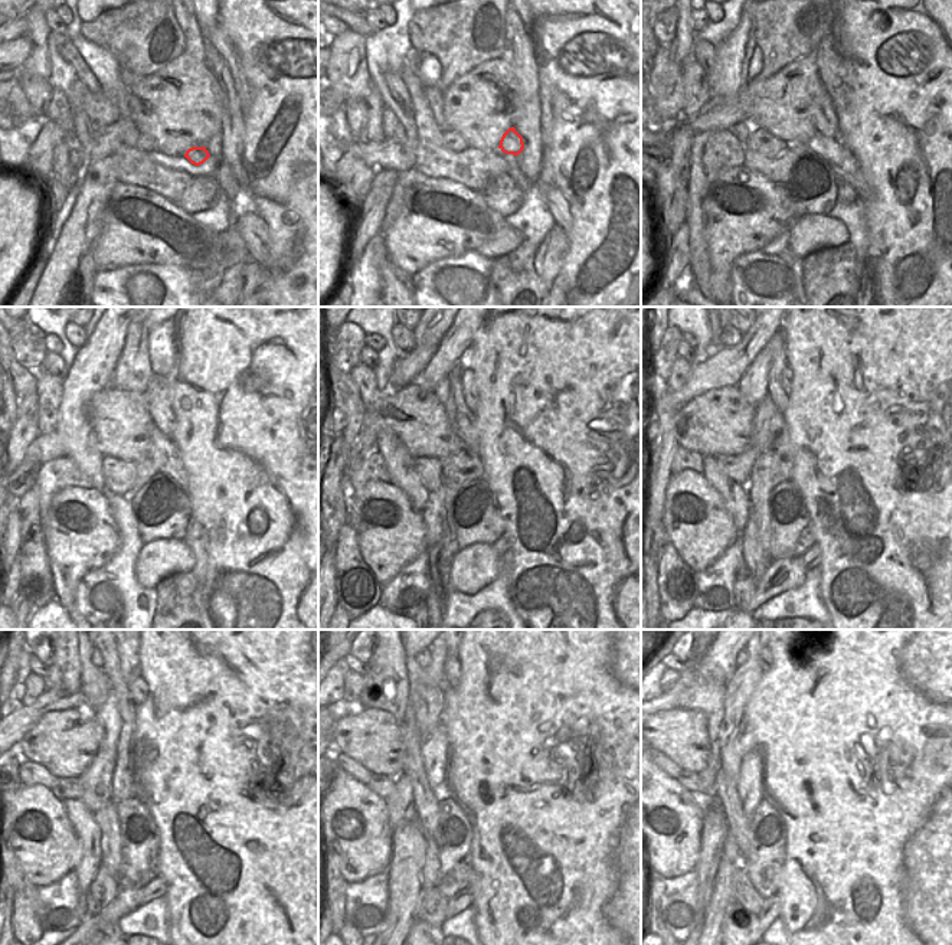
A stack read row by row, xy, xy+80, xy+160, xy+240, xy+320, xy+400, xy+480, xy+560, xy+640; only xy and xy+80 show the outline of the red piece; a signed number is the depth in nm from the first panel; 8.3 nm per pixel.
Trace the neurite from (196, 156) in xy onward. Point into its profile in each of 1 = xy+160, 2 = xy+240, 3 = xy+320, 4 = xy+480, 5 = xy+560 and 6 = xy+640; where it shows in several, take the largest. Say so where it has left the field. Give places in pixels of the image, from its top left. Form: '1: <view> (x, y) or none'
1: xy+160 (824, 117)
2: xy+240 (157, 393)
3: xy+320 (468, 383)
4: xy+480 (138, 687)
5: xy+560 (452, 667)
6: xy+640 (765, 659)

